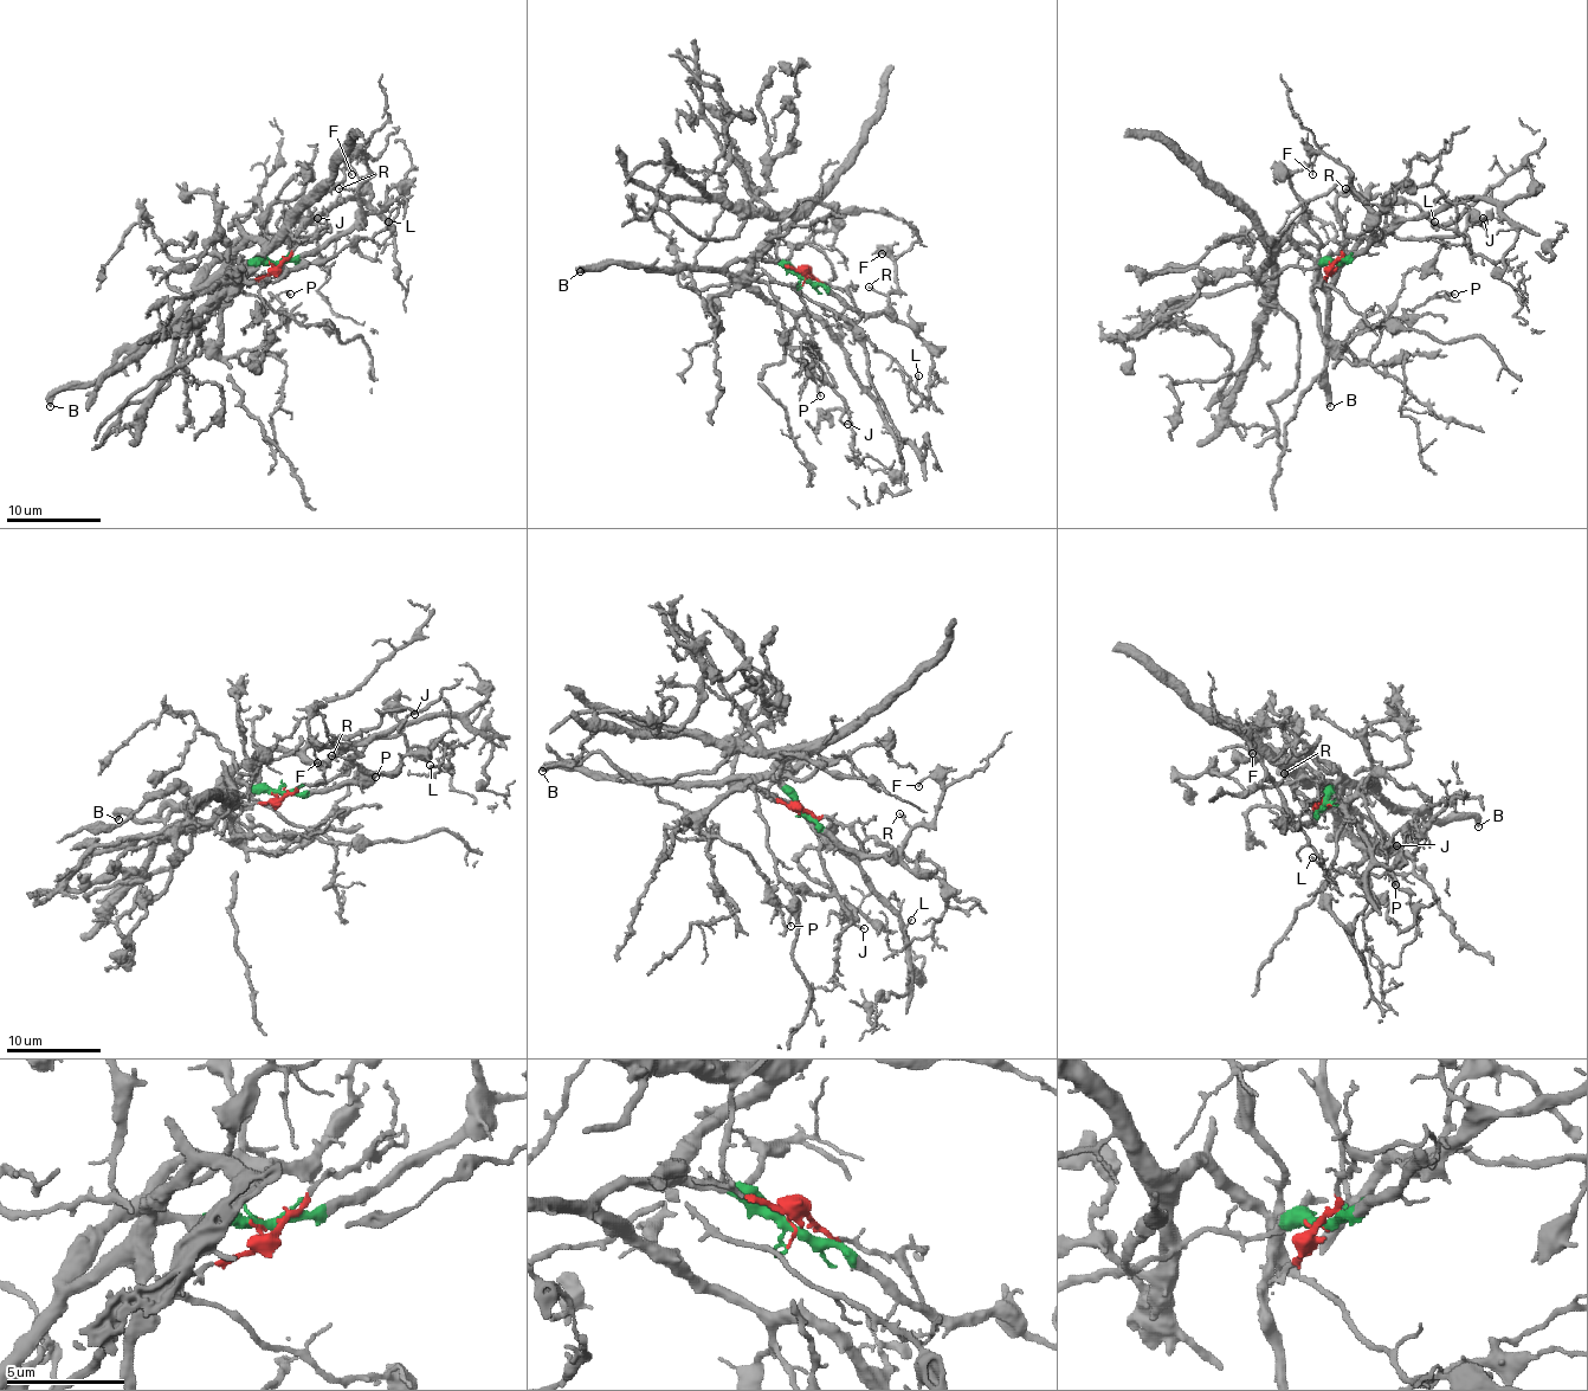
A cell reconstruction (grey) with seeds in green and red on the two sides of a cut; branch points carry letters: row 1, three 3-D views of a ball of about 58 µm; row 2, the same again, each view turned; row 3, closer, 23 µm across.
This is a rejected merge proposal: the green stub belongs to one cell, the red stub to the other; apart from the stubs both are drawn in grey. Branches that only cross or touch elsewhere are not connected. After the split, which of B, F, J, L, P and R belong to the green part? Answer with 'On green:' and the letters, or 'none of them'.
On green: B, F, J, L, R

